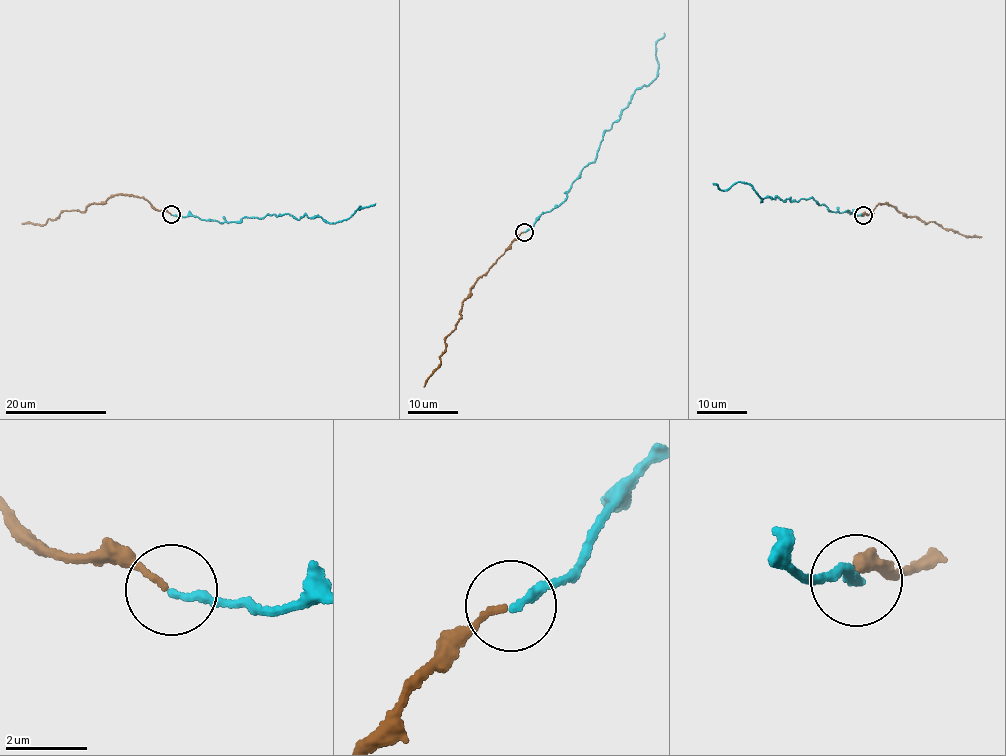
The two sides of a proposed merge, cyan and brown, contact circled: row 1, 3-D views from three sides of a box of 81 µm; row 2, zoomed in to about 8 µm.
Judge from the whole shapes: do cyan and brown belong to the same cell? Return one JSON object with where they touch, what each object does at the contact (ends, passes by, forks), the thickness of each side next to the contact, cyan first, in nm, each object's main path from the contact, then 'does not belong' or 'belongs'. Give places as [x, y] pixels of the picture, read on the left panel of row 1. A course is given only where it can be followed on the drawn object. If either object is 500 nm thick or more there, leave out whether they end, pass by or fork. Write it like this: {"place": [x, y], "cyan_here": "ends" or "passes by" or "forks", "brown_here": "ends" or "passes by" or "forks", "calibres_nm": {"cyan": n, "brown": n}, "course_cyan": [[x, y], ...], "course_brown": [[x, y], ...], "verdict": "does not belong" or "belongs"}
{"place": [171, 214], "cyan_here": "ends", "brown_here": "ends", "calibres_nm": {"cyan": 200, "brown": 130}, "course_cyan": [[171, 214], [218, 222], [274, 213], [299, 219], [305, 215], [333, 224], [376, 203]], "course_brown": [[171, 214], [142, 197], [119, 194], [94, 202], [84, 211], [63, 211], [43, 225], [22, 223]], "verdict": "belongs"}

